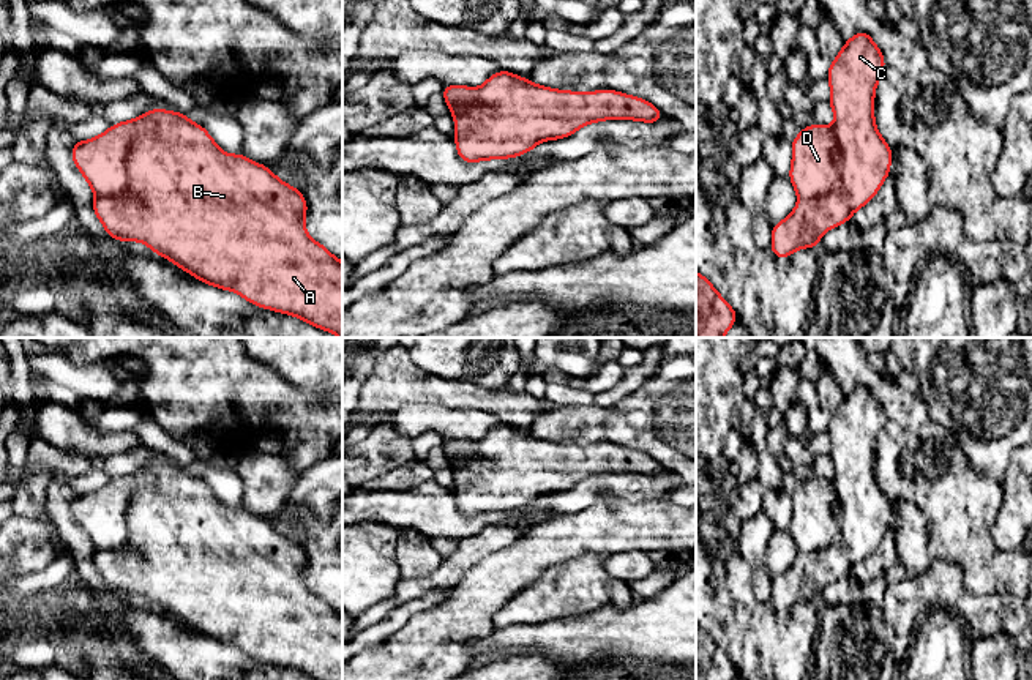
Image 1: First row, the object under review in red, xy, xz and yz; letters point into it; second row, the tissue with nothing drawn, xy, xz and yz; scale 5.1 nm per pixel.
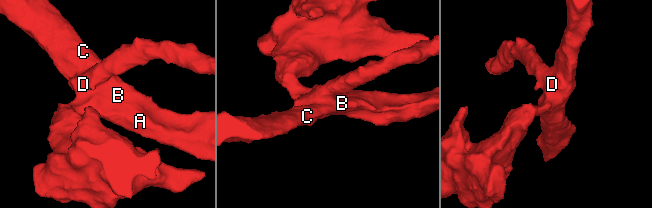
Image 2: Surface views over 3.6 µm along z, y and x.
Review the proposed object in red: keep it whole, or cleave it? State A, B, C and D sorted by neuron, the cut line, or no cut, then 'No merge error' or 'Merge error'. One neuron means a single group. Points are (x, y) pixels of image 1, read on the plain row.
Groups: A B C / D. Split along xy (150, 469), (153, 480), (130, 502), (127, 540), (97, 551). Merge error

